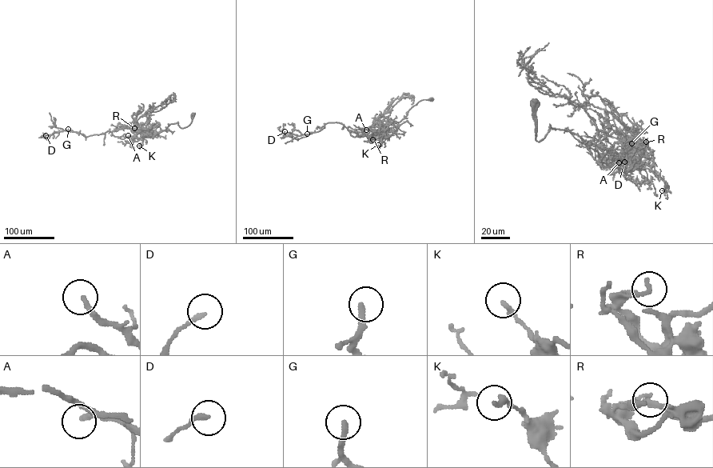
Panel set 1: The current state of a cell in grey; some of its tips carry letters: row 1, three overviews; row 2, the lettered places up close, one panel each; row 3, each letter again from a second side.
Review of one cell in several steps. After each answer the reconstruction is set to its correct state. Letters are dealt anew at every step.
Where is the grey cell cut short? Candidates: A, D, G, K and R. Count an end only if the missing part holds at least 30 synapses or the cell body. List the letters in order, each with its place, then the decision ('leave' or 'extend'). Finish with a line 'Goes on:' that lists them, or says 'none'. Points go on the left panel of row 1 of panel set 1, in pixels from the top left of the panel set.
A: at (128, 135); extend
D: at (45, 135); leave
G: at (68, 129); extend
K: at (139, 146); leave
R: at (134, 128); leave
Goes on: A, G

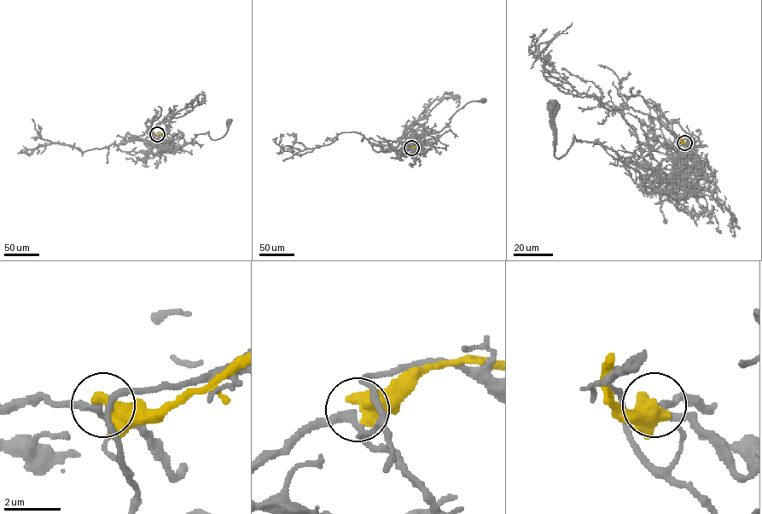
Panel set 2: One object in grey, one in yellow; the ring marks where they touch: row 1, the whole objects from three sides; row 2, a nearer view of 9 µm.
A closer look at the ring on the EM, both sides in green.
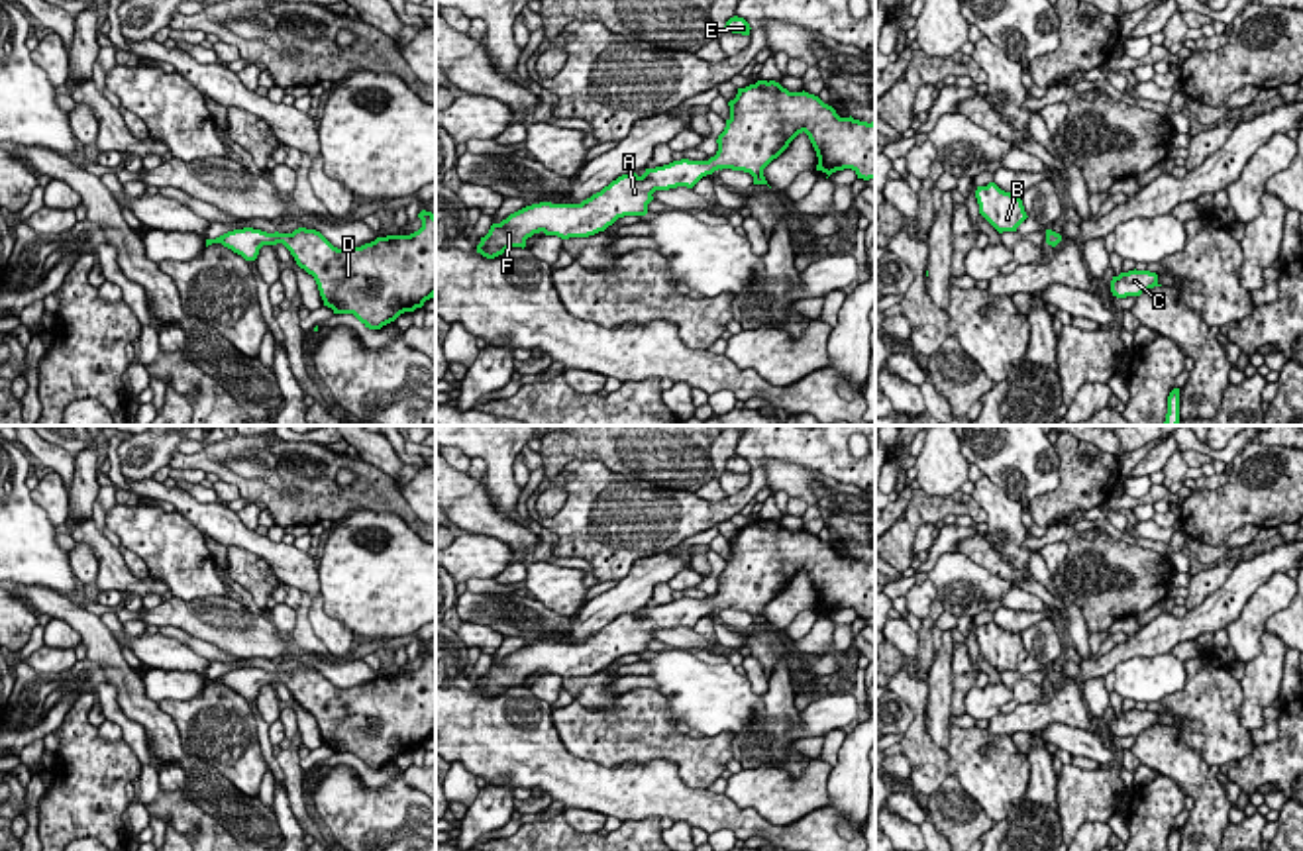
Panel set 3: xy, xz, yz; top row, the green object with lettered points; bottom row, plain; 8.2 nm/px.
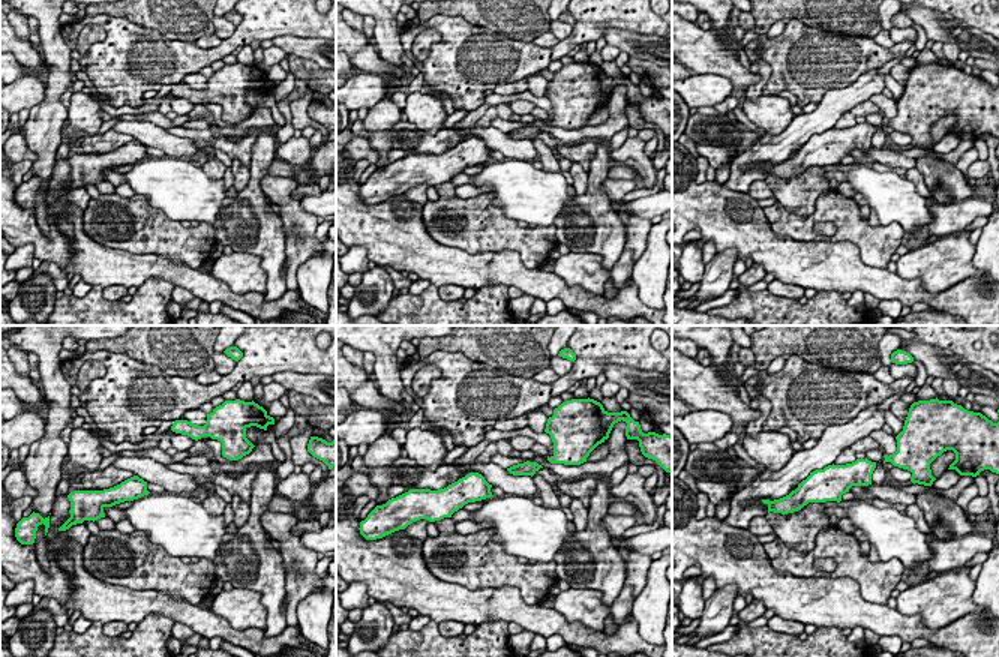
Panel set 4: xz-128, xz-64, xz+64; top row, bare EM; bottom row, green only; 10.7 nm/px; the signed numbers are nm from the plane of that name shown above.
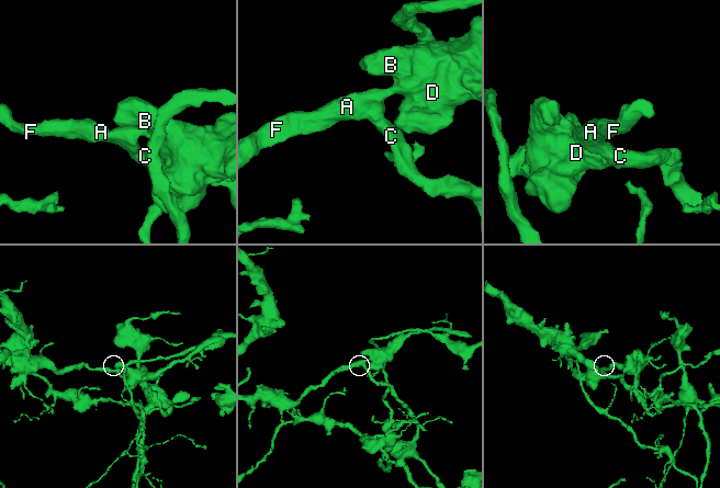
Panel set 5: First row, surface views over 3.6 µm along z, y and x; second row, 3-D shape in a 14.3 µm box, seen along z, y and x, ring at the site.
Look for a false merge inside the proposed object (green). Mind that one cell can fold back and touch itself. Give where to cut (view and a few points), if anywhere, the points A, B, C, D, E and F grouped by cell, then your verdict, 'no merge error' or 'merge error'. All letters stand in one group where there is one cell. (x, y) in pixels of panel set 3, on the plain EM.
no cut; A B C D E F; no merge error

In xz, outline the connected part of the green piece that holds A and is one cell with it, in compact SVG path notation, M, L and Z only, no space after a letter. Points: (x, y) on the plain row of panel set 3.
M775 520L738 527L728 545L730 557L716 578L718 590L708 600L681 598L646 608L642 616L622 614L581 643L526 645L493 663L477 692L495 698L510 686L524 688L526 678L540 671L561 678L595 675L618 657L646 655L655 629L693 627L718 608L744 610L754 616L754 624L767 624L763 608L803 571L816 590L816 610L830 616L852 608L858 618L875 618L875 559L867 563L852 555L840 557L818 535L789 531Z

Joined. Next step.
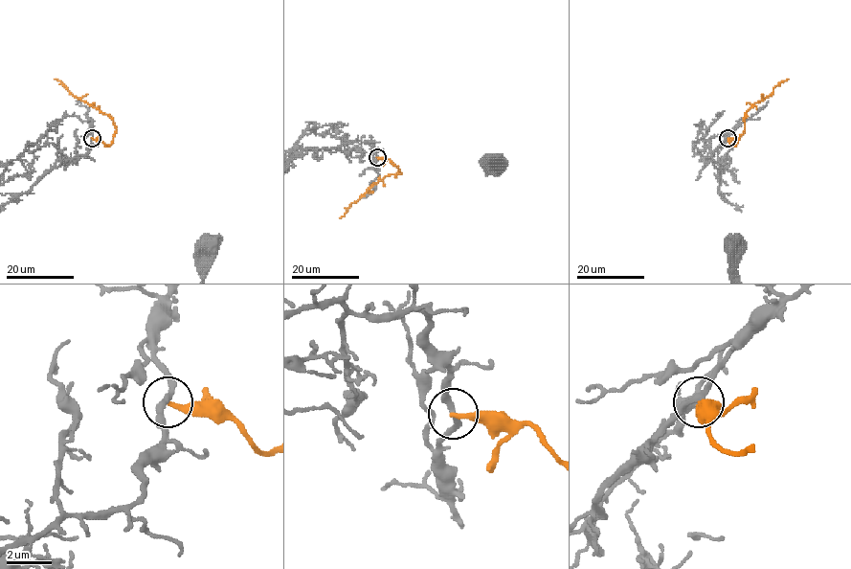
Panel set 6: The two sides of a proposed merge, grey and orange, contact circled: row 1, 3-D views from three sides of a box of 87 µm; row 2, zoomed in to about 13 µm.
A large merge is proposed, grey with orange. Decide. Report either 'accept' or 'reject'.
reject

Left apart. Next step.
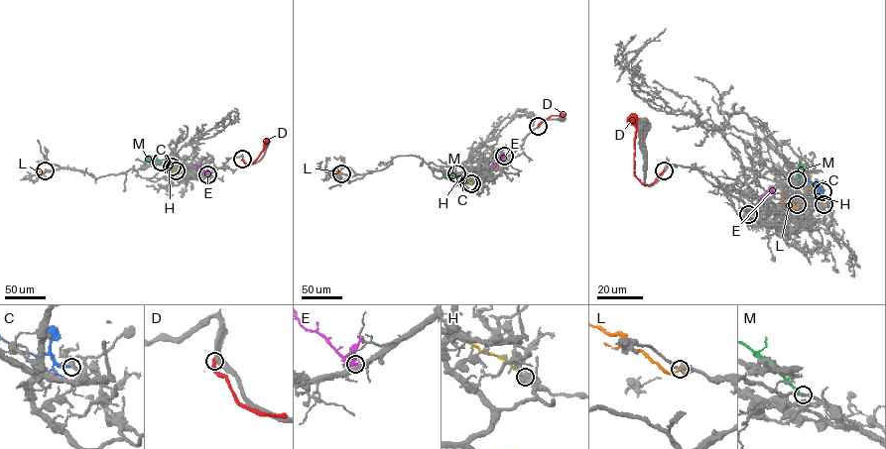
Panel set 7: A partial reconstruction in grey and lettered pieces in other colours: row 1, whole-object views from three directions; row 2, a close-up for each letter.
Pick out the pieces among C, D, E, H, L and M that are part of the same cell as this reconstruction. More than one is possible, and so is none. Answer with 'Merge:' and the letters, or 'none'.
Merge: M

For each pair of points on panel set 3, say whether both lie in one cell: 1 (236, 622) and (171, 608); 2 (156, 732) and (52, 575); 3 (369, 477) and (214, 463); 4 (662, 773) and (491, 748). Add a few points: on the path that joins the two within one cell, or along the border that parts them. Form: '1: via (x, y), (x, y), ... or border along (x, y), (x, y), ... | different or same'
1: via (220, 622), (187, 614) | same
2: border along (20, 583), (50, 587), (69, 599) | different
3: via (330, 500), (277, 502), (254, 489) | same
4: via (619, 781), (572, 781), (534, 755) | same

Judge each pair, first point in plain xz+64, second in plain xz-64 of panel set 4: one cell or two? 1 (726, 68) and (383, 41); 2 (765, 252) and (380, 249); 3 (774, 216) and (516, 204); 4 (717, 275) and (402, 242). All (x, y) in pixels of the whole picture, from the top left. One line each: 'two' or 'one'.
1: two
2: one
3: two
4: two

